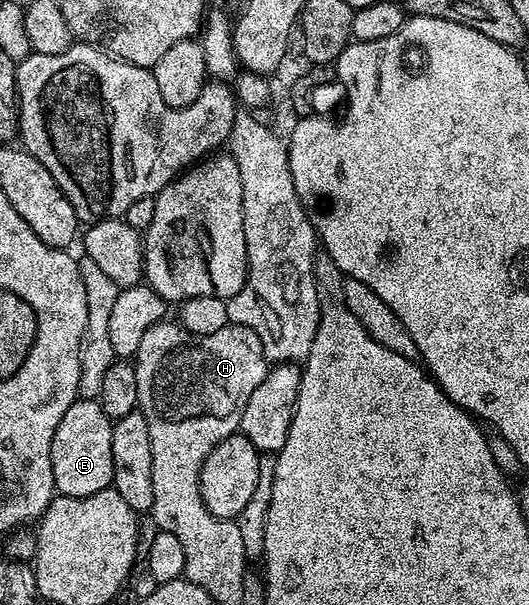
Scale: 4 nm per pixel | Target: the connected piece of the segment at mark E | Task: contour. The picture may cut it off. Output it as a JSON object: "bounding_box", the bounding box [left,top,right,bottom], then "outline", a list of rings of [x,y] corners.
{"bounding_box":[52,397,114,496],"outline":[[[79,397],[78,401],[64,412],[64,420],[56,428],[56,436],[52,440],[52,476],[54,477],[54,488],[58,494],[64,496],[92,496],[101,490],[111,489],[114,481],[114,469],[112,468],[112,432],[114,422],[104,412],[104,408],[93,398]]]}

